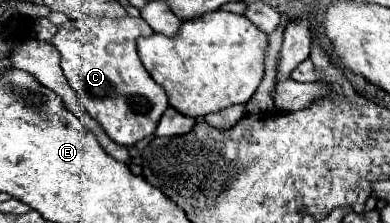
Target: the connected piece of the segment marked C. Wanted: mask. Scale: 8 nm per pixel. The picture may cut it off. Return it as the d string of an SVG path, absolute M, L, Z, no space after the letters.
M139 16L139 18L87 18L87 20L67 20L63 26L59 26L57 34L51 38L51 44L61 54L61 68L63 74L73 88L79 104L95 118L101 128L107 132L111 140L115 140L121 146L135 146L139 140L151 136L157 128L159 118L169 108L169 100L165 96L165 90L149 76L145 66L141 64L135 48L135 40L139 36L151 36L151 26Z

